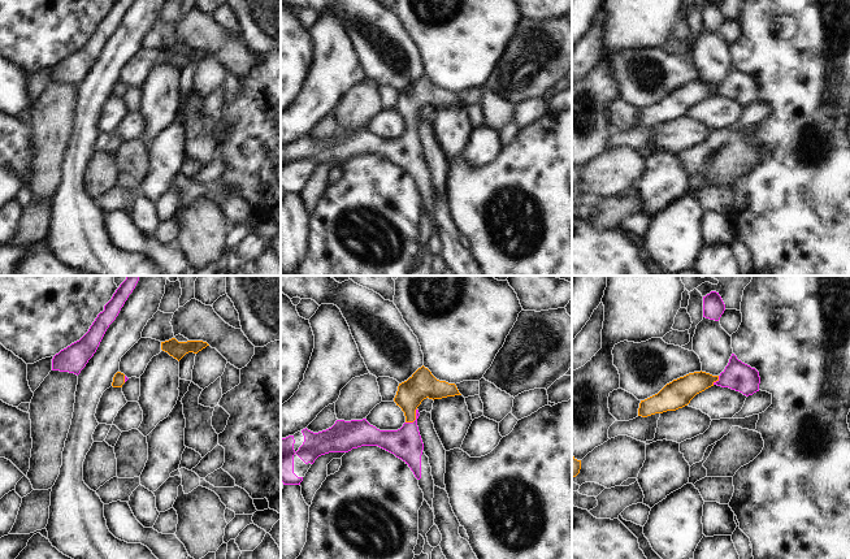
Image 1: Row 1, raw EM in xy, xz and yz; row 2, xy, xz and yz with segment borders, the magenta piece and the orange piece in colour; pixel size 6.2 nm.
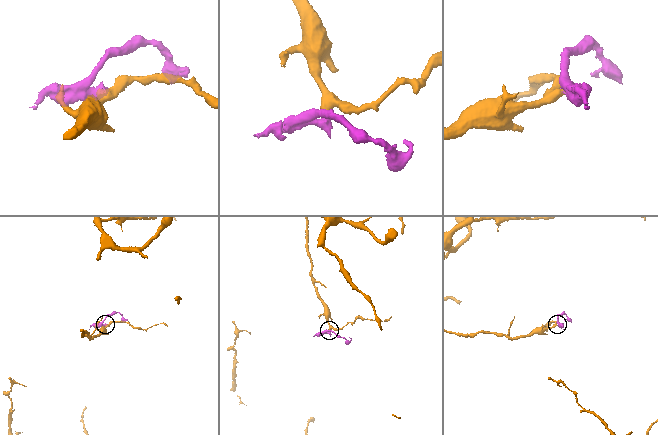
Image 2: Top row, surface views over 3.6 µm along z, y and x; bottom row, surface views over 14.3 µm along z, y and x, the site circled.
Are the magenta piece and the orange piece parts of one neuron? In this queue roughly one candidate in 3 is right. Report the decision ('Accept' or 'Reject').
Accept.

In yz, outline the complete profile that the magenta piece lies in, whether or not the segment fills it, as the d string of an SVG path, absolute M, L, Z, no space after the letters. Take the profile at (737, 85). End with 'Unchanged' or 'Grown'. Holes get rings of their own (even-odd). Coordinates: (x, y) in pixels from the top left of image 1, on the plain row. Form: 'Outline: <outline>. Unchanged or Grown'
Outline: M732 62L728 74L719 84L706 81L694 81L667 92L658 103L641 109L638 125L647 126L655 122L676 120L706 98L717 94L729 96L749 105L759 100L760 86L755 77L742 72Z. Grown.

